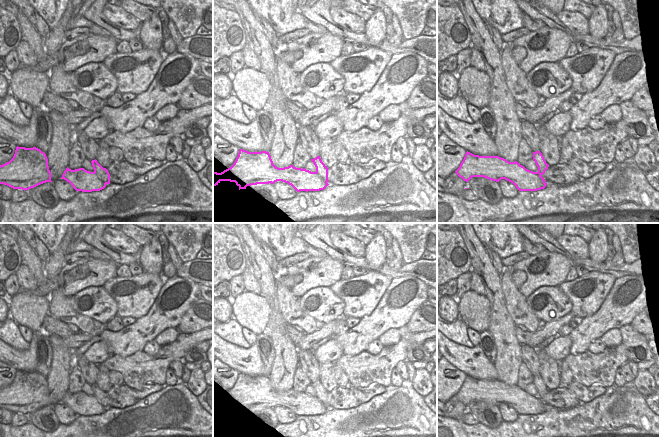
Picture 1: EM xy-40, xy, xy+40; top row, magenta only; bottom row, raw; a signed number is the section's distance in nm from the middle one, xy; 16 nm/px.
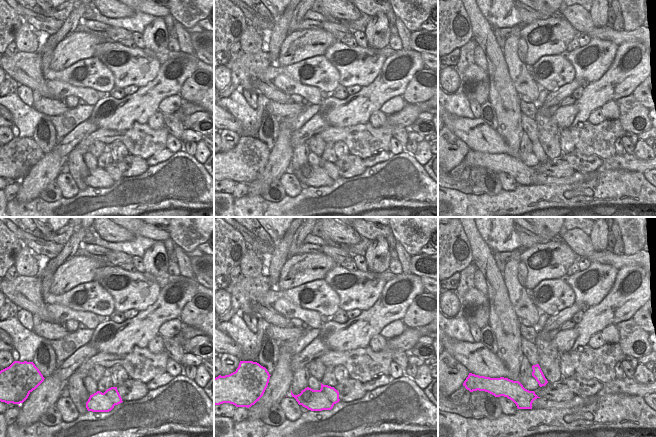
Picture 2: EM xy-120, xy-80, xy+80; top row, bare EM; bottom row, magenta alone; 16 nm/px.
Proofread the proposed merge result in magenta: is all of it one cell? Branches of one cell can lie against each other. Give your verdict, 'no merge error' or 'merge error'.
merge error

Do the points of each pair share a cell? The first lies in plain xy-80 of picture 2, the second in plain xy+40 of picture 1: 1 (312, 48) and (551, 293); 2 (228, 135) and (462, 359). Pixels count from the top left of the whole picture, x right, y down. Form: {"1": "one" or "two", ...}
{"1": "two", "2": "two"}

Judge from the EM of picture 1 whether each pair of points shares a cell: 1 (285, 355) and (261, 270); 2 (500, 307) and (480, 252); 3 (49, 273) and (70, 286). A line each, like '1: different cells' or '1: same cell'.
1: same cell
2: same cell
3: different cells

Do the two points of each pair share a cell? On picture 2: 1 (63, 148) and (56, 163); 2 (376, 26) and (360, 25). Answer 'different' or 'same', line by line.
1: different
2: different

